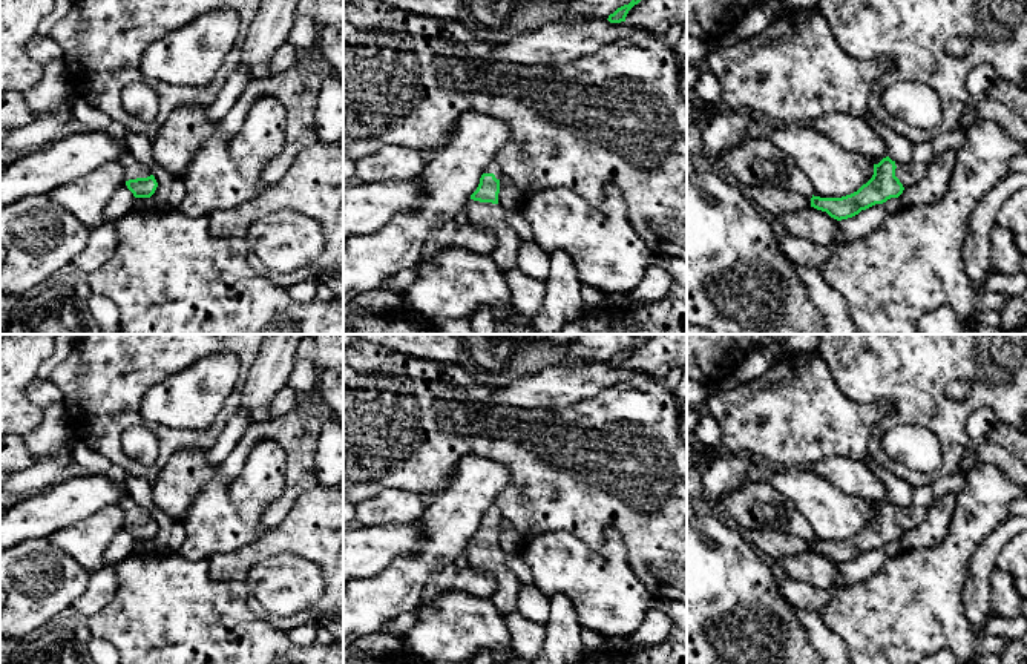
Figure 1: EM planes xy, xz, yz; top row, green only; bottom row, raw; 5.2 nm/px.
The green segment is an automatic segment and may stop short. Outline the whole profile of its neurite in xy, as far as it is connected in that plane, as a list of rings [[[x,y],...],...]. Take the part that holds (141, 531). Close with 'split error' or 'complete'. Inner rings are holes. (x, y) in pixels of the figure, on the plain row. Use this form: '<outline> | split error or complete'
[[[129,494],[116,506],[123,509],[126,529],[135,541],[150,541],[155,537],[158,531],[155,520]]] | split error

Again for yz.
[[[889,500],[874,508],[872,521],[857,535],[842,541],[811,541],[811,551],[826,555],[831,561],[842,564],[858,558],[875,547],[883,547],[891,541],[898,541],[904,532],[920,526],[929,509],[912,505],[901,508]]] | split error

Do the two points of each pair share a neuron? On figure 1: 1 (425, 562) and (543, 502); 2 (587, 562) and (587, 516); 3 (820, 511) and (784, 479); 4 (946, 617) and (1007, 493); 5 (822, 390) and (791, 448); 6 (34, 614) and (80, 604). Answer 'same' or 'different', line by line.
1: different
2: different
3: same
4: same
5: same
6: different

